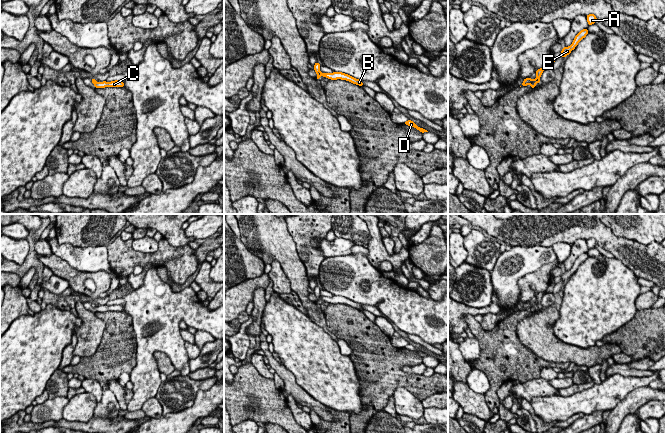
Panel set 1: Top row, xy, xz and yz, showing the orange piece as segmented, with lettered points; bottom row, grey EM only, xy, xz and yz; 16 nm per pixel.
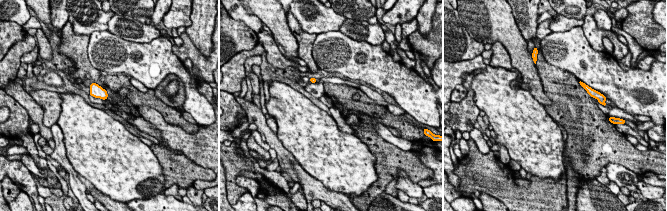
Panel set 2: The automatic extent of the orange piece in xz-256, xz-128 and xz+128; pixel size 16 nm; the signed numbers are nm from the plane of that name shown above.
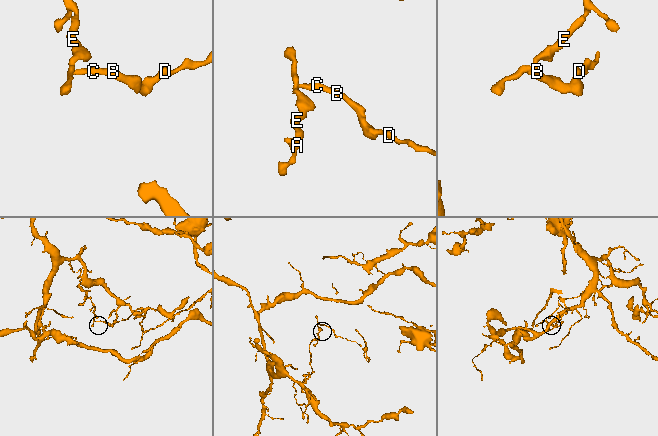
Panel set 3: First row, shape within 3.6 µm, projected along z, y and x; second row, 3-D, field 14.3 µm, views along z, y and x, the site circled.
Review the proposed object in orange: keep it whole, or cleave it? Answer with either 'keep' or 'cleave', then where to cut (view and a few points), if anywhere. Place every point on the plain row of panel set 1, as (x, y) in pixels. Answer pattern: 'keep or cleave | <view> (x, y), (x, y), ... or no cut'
cleave | xz (320, 296), (319, 301)

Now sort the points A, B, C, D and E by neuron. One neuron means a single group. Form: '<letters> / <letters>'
A E / B C D

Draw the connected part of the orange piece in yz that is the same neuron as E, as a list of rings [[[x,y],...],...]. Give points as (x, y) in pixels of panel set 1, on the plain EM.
[[[587,252],[586,253],[583,253],[581,254],[574,262],[572,268],[568,271],[563,271],[562,275],[561,275],[561,281],[564,282],[566,281],[567,279],[569,279],[571,277],[572,274],[575,273],[575,271],[578,269],[578,267],[586,261],[586,259],[588,258],[588,254]]]

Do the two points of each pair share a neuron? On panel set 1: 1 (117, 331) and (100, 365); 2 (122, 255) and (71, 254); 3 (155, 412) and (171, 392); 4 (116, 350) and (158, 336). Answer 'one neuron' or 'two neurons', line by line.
1: one neuron
2: two neurons
3: two neurons
4: two neurons

